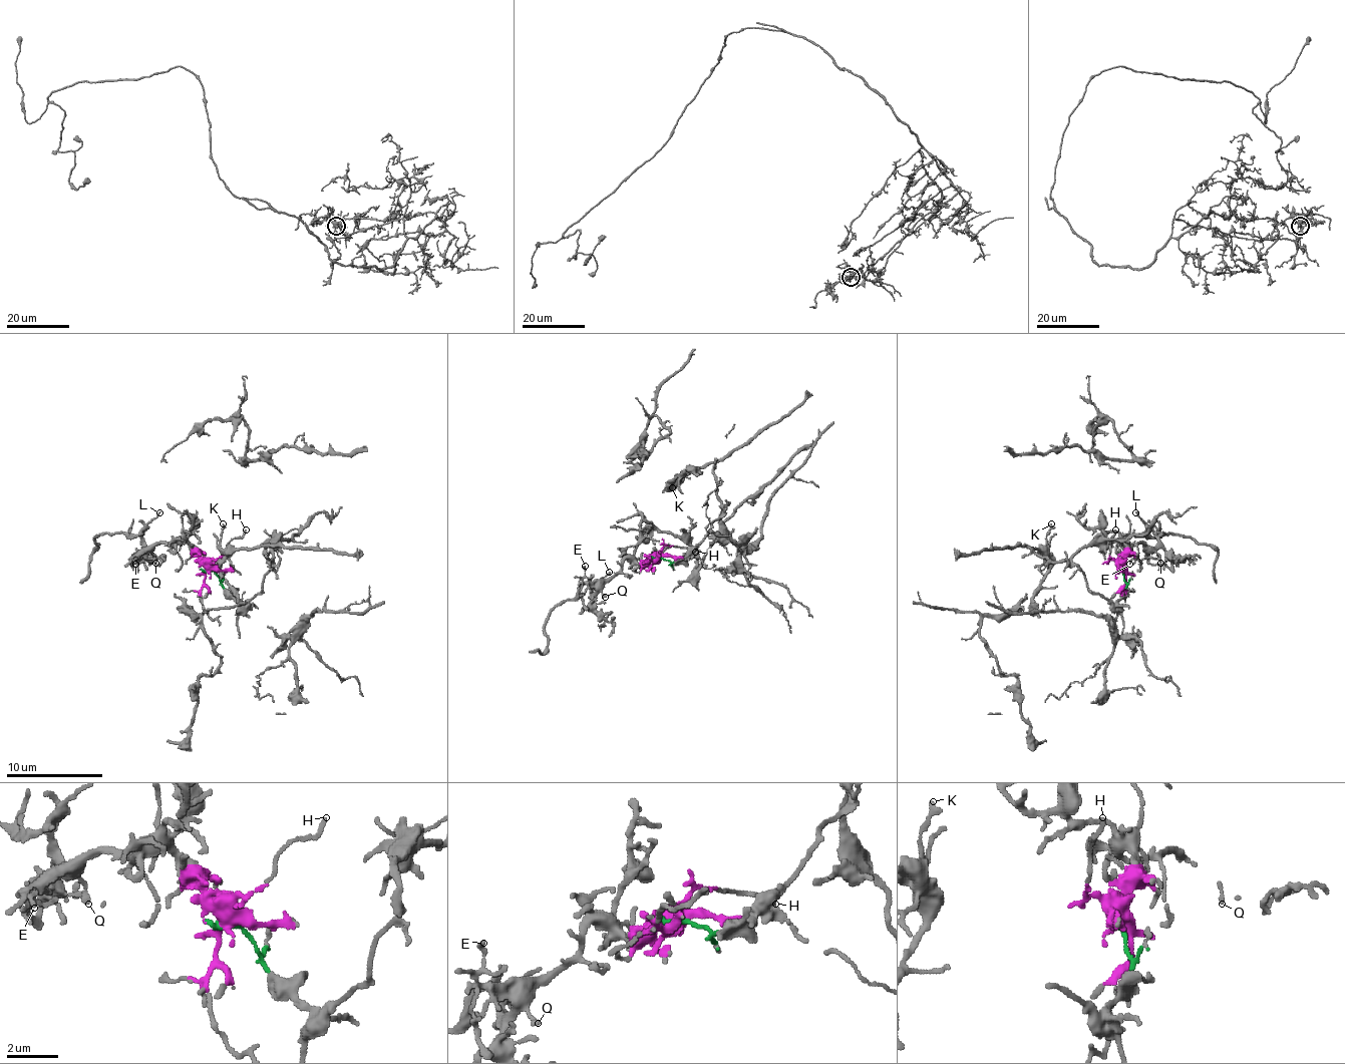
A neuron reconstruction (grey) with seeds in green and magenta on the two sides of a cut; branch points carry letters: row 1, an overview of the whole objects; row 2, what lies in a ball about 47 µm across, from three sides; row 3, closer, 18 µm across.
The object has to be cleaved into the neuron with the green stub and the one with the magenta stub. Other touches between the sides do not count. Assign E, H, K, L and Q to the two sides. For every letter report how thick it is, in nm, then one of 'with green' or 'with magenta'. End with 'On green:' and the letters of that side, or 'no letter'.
E: 140 nm thick; with magenta
H: 140 nm thick; with magenta
K: 170 nm thick; with green
L: 130 nm thick; with magenta
Q: 160 nm thick; with magenta
On green: K

